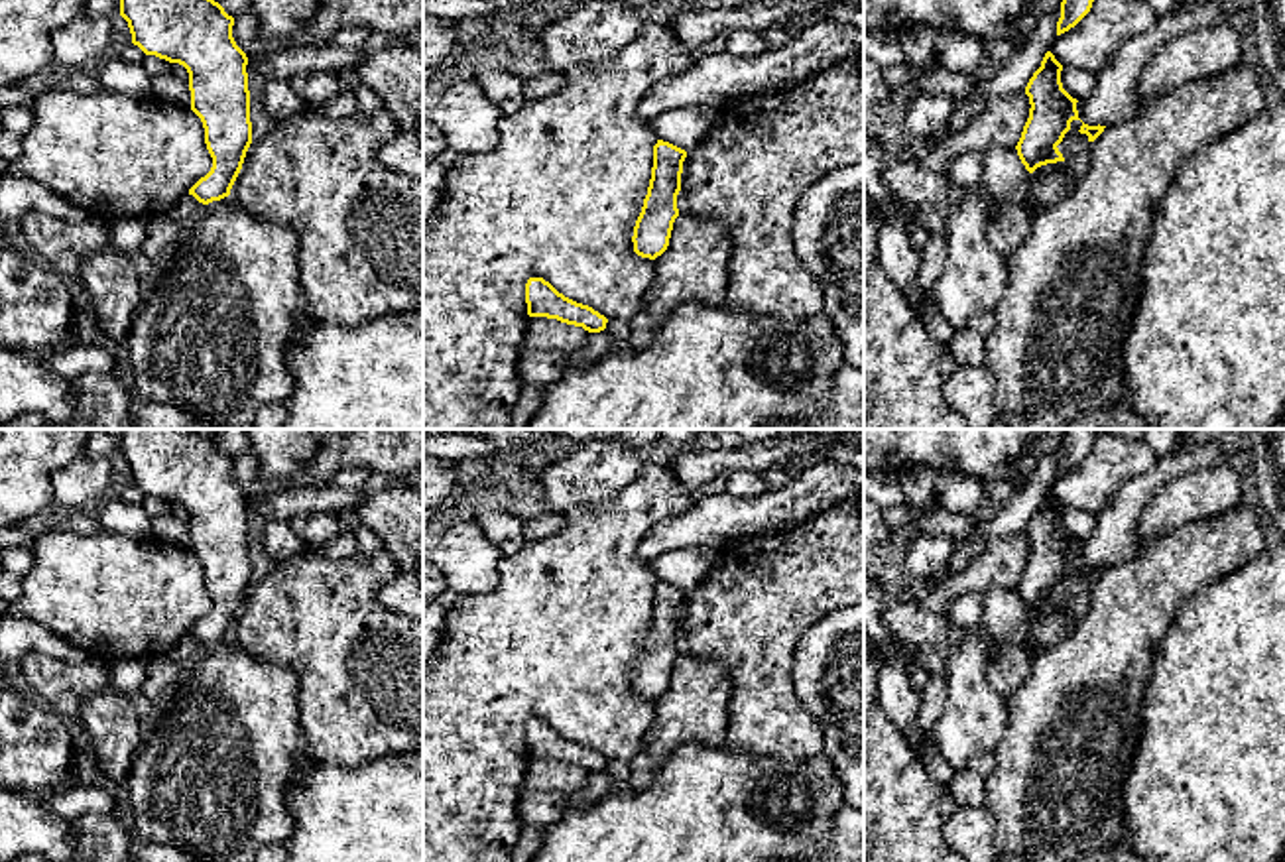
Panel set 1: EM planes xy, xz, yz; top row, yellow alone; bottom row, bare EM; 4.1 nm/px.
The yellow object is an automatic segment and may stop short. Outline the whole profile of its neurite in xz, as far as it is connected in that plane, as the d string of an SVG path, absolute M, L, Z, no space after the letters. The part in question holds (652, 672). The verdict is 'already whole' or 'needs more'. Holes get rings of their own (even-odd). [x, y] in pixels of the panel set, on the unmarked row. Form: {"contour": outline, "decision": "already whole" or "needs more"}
{"contour": "M657 581L653 586L651 620L632 677L634 693L642 699L655 701L669 687L679 657L677 636L685 598L687 592L669 583Z", "decision": "already whole"}

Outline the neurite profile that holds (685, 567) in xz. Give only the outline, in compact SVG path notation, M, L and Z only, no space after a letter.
M710 545L681 547L655 557L649 565L659 581L669 583L689 594L703 583L708 571L716 565L718 557L720 549Z

